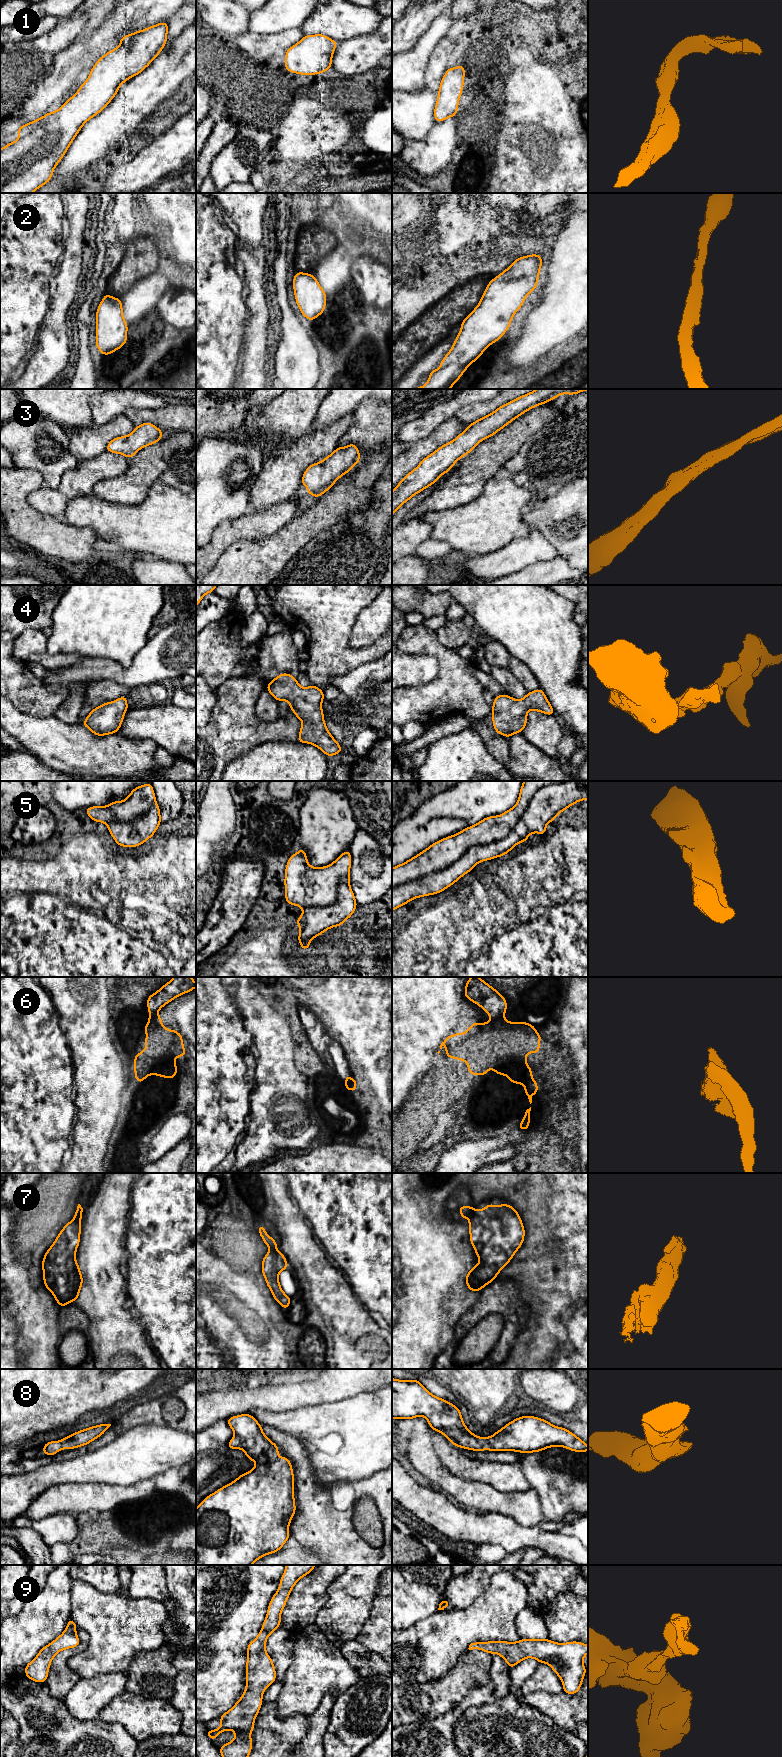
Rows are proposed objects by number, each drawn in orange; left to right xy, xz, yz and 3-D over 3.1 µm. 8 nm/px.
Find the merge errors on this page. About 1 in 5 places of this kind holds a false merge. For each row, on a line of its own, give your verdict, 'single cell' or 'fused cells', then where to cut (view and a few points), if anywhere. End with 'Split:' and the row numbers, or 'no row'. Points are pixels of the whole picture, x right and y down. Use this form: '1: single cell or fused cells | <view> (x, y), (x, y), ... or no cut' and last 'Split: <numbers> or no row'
1: single cell | no cut
2: single cell | no cut
3: single cell | no cut
4: single cell | no cut
5: fused cells | yz (567, 781), (541, 786), (504, 837), (392, 887)
6: fused cells | yz (503, 1013), (493, 1019)
7: fused cells | yz (472, 1209), (468, 1216)
8: single cell | no cut
9: single cell | no cut
Split: 5, 6, 7

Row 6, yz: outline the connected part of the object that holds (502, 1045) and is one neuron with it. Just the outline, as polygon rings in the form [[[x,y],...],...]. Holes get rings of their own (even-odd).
[[[503,1014],[487,1023],[470,1024],[466,1032],[446,1037],[440,1049],[445,1045],[446,1058],[466,1062],[470,1075],[487,1075],[492,1067],[493,1072],[506,1075],[513,1084],[521,1083],[531,1104],[532,1095],[539,1093],[526,1054],[539,1053],[541,1039],[534,1025],[507,1022]]]

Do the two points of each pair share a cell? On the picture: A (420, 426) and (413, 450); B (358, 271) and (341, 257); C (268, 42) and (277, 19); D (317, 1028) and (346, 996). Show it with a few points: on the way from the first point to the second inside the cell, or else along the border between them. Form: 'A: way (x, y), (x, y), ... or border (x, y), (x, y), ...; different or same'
A: border (434, 429), (427, 436), (409, 445); different
B: border (352, 262), (351, 278); different
C: border (249, 30), (259, 34), (277, 34); different
D: border (318, 1018), (326, 1033); different

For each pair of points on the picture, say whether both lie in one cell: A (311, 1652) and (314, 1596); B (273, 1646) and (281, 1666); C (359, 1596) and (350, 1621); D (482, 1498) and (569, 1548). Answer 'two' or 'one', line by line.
A: two
B: one
C: one
D: two

